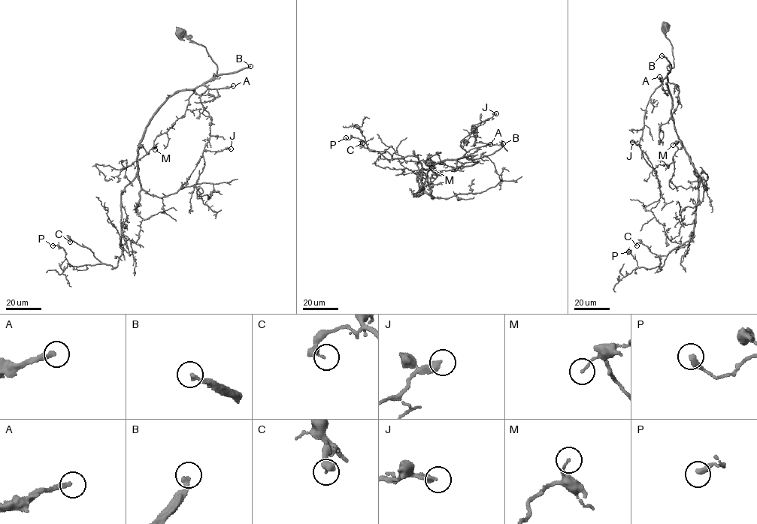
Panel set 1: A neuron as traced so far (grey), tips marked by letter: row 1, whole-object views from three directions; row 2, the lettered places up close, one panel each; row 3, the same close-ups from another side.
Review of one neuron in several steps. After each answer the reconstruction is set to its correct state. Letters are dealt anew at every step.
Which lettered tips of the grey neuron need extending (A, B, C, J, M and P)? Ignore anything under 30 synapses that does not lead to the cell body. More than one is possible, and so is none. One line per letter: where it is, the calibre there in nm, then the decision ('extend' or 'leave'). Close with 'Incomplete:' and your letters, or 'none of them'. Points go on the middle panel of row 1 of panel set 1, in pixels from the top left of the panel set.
A: at (490, 144); 240 nm thick; extend
B: at (503, 143); 240 nm thick; extend
C: at (362, 143); 340 nm thick; leave
J: at (496, 113); 280 nm thick; leave
M: at (431, 167); 110 nm thick; leave
P: at (346, 137); 320 nm thick; leave
Incomplete: A, B

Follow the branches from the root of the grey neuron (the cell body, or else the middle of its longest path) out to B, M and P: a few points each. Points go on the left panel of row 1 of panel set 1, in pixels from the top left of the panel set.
B: (179, 32), (179, 34), (204, 46), (216, 66), (216, 75), (213, 76), (234, 73), (250, 66)
M: (179, 32), (204, 46), (216, 75), (175, 91), (161, 106), (140, 143), (148, 154), (155, 149)
P: (179, 32), (204, 46), (216, 75), (175, 91), (147, 127), (121, 194), (117, 266), (71, 266), (52, 245)

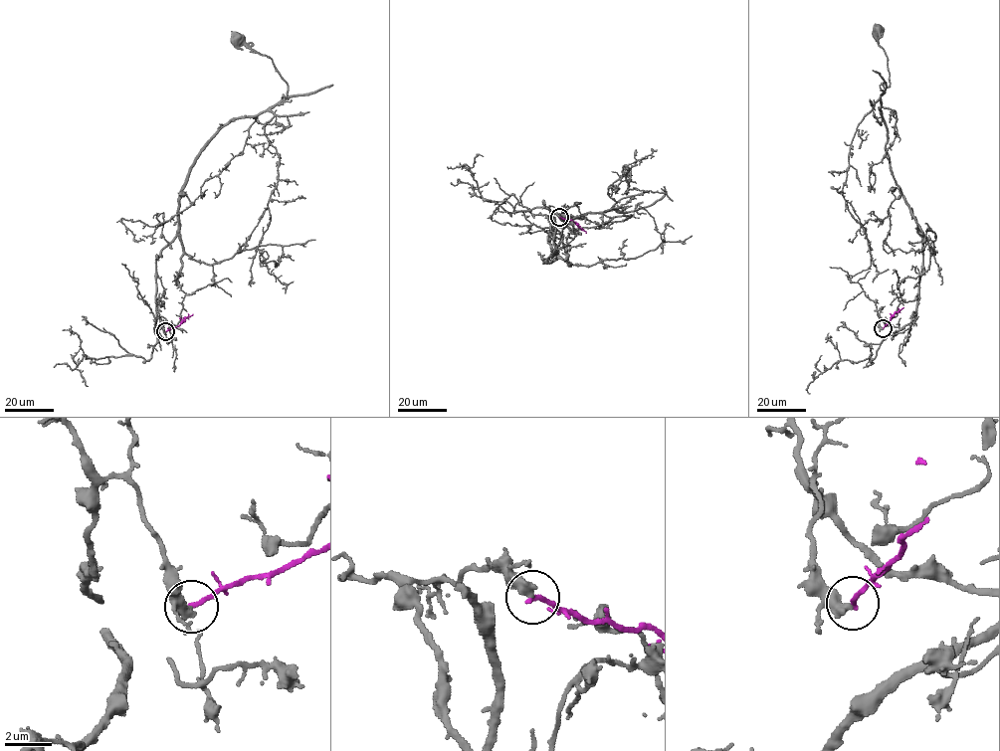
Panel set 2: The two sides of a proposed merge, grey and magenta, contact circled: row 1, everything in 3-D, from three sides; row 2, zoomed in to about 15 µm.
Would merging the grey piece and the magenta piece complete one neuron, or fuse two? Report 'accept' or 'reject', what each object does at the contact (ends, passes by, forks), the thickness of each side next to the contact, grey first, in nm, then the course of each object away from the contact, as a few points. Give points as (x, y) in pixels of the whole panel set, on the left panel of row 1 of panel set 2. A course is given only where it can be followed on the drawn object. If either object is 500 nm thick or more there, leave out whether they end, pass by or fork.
reject; grey ends; magenta ends; calibres 440 and 240 nm; course grey (165, 331), (156, 258), (194, 158), (287, 97), (272, 59), (235, 38); course magenta (165, 331), (178, 326), (192, 314)

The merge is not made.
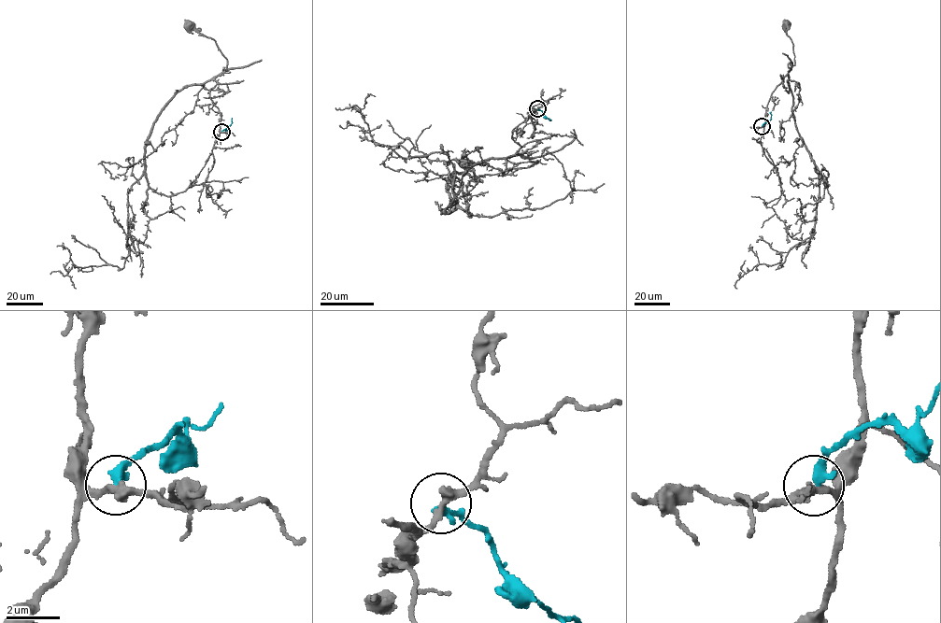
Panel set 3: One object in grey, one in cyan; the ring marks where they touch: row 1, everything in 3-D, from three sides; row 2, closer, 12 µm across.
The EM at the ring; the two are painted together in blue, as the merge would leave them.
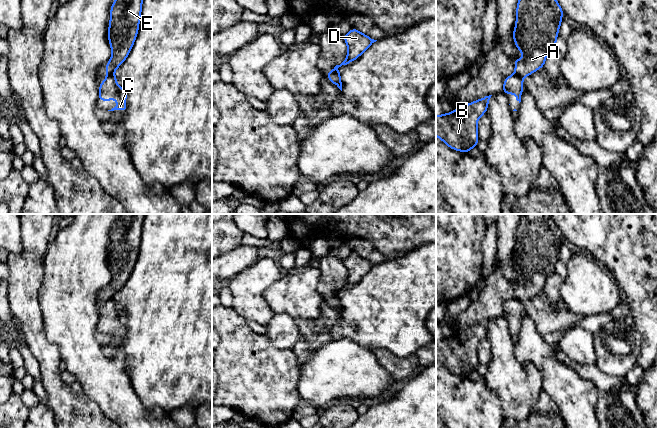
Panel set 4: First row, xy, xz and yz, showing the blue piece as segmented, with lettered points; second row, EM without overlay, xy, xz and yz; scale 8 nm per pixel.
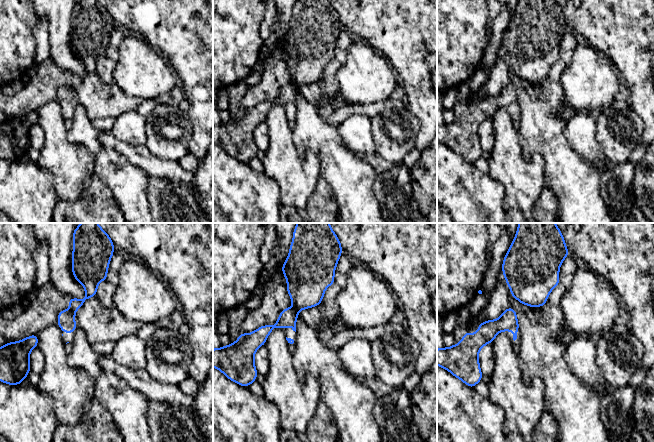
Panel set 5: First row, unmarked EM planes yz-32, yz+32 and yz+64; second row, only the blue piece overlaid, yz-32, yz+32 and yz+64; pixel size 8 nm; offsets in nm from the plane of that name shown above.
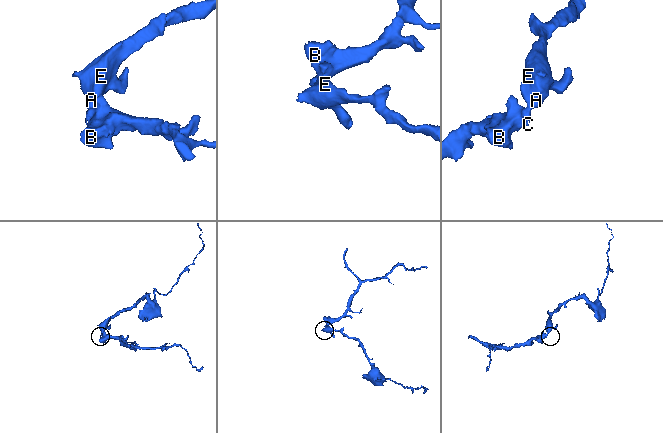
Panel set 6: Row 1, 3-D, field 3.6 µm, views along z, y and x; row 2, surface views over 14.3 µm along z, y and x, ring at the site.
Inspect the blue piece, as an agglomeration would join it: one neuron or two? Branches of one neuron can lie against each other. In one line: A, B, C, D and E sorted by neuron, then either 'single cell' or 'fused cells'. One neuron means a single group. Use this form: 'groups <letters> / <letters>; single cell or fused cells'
groups A E / B C D; fused cells

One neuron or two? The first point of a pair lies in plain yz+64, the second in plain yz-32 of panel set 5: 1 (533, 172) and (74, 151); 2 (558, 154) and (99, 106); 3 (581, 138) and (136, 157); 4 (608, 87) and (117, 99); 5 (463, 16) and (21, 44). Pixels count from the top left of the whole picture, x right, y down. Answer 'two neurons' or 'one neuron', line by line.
1: one neuron
2: two neurons
3: two neurons
4: two neurons
5: one neuron

